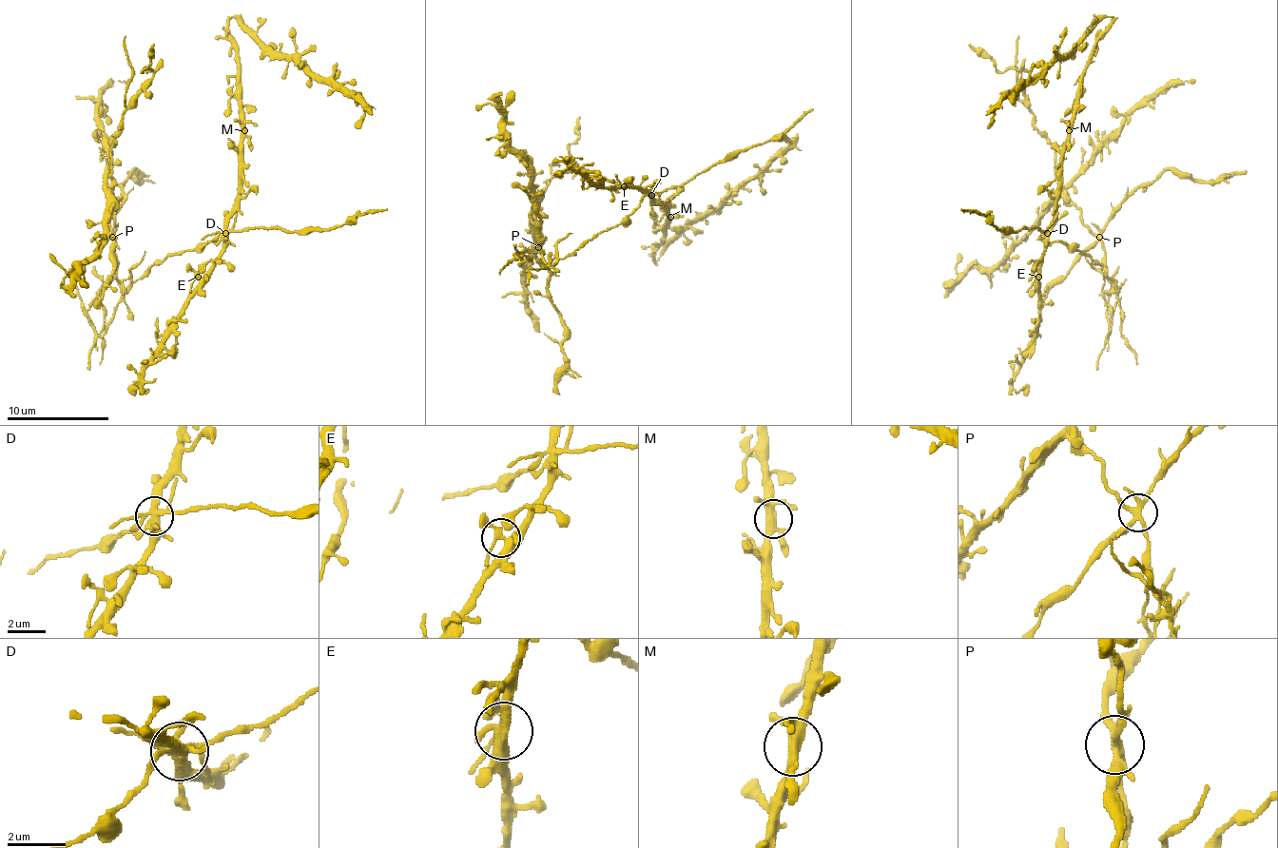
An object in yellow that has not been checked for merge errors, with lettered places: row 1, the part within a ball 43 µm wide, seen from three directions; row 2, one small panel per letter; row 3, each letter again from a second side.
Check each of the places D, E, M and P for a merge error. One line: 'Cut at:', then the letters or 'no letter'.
Cut at: D, P

